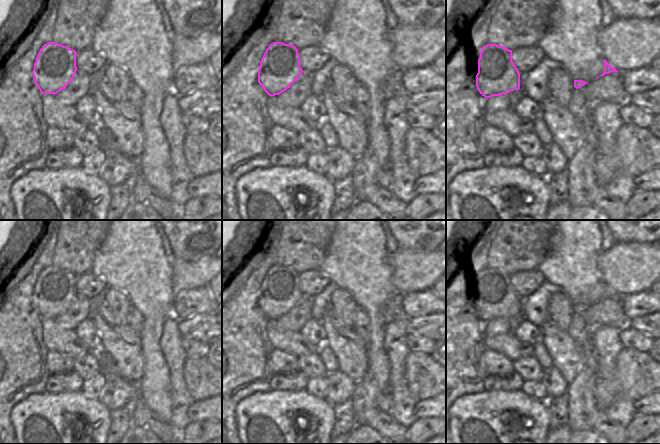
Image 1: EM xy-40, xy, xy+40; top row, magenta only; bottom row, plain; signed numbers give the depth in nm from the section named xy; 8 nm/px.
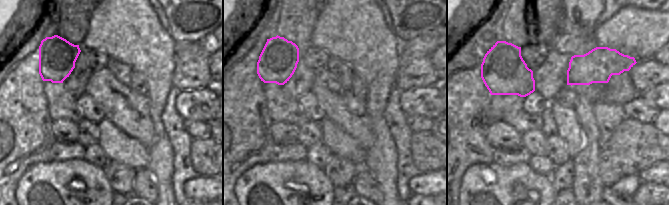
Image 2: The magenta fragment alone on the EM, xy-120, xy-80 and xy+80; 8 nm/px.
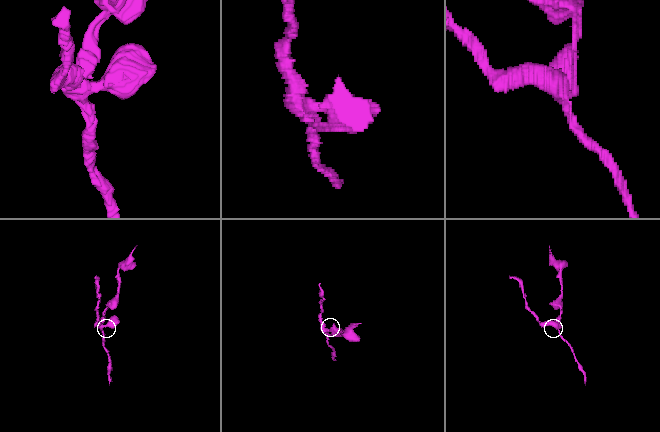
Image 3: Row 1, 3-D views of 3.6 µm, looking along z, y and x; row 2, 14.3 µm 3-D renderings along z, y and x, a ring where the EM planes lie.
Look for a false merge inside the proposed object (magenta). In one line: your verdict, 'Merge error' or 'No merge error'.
Merge error.

